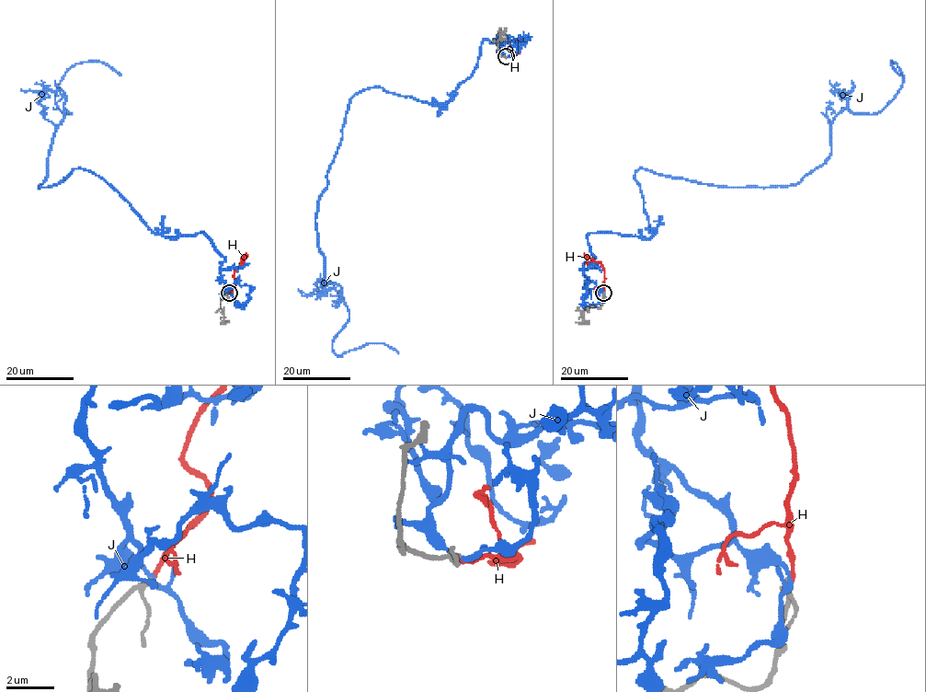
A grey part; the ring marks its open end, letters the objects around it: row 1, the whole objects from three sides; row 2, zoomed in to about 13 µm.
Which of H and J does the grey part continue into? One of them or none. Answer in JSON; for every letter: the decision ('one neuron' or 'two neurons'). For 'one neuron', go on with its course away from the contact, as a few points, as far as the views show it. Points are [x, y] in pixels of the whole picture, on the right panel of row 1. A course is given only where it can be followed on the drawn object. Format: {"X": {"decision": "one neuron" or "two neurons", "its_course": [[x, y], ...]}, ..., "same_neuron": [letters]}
{"H": {"decision": "two neurons"}, "J": {"decision": "two neurons"}, "same_neuron": []}

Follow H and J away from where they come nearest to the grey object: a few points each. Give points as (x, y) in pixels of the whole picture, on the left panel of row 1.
H: (227, 294), (237, 282), (234, 276), (235, 269), (245, 253)
J: (228, 293), (204, 232), (156, 235), (79, 167), (38, 187), (71, 112), (65, 72), (121, 75)

